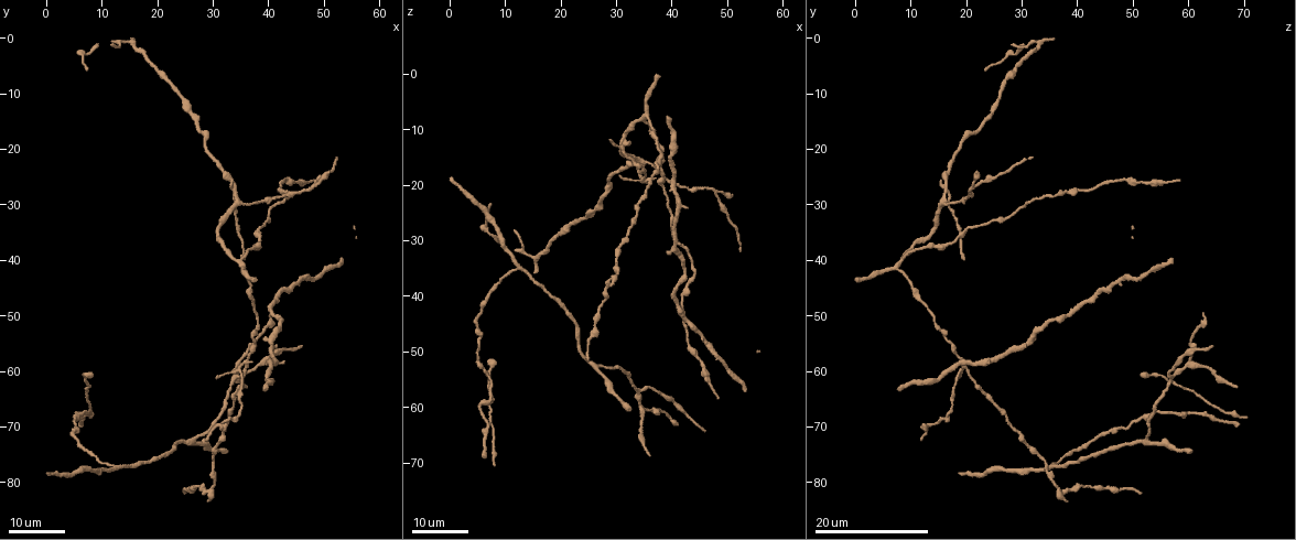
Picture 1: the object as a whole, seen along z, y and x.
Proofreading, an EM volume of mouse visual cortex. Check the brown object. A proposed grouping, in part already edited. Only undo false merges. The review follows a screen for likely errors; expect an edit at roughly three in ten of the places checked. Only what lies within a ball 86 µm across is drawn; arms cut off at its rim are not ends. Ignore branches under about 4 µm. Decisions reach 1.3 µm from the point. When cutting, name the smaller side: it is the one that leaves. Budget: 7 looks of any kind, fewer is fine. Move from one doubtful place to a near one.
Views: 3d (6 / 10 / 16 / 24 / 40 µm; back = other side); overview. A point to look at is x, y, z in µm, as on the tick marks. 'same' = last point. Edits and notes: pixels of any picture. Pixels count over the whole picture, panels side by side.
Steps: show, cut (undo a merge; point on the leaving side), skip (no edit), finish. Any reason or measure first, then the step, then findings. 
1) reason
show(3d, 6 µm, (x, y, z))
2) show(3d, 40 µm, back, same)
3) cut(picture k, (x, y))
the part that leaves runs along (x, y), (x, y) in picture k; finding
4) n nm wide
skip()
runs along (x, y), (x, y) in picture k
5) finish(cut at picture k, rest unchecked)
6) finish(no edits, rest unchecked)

thin arm on a thick one
show(3d, 24 µm, (35.0, 40.5, 8.0))

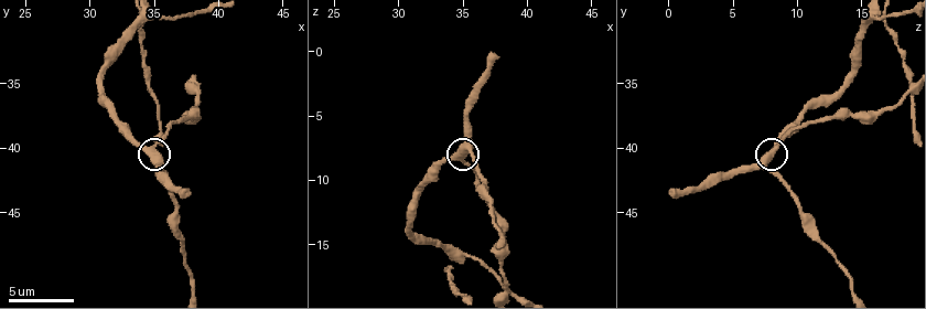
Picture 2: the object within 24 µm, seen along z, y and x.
show(3d, 6 µm, (34.6, 40.0, 8.2))

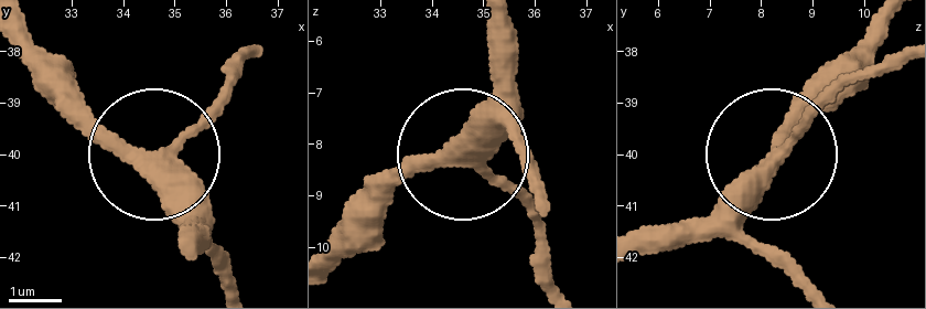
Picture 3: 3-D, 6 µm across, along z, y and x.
340 nm wide
skip()
runs along (544, 187), (504, 125), (470, 156), (548, 248) in picture 3; one cell here

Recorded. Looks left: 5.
two arms in line, one across
show(3d, 16 µm, (36.0, 58.5, 19.0))

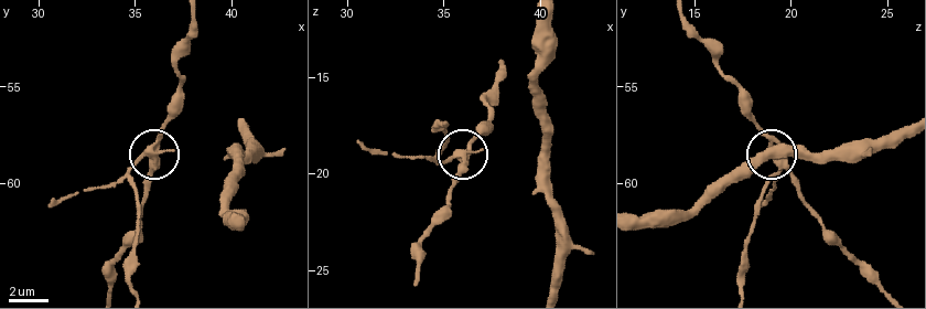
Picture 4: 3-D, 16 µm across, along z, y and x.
show(3d, 10 µm, same)

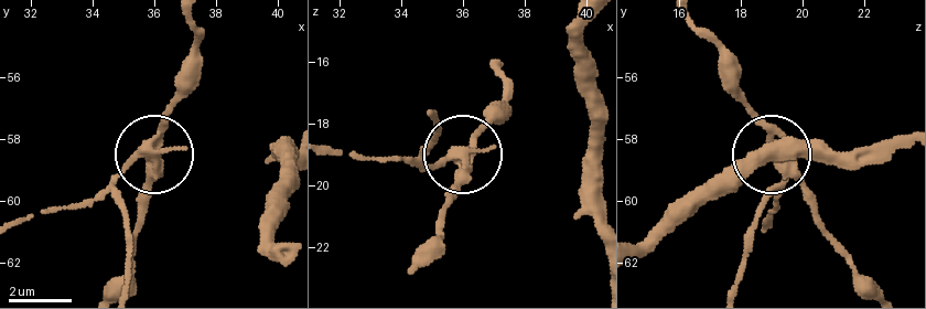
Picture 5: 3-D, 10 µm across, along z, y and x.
230 nm wide
cut(picture 5, (119, 176))
the part that leaves runs along (154, 146), (117, 185), (126, 288) in picture 5; a second cell is stuck on

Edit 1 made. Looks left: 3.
redraw
show(overview)

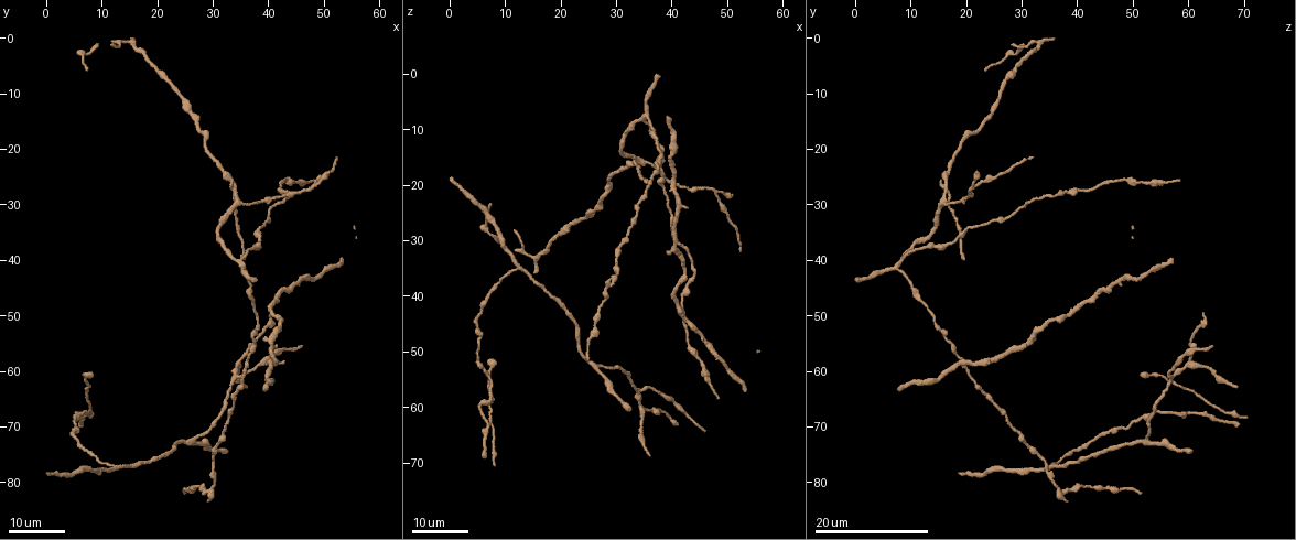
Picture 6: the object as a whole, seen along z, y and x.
show(3d, 16 µm, (34.0, 60.5, 57.5))

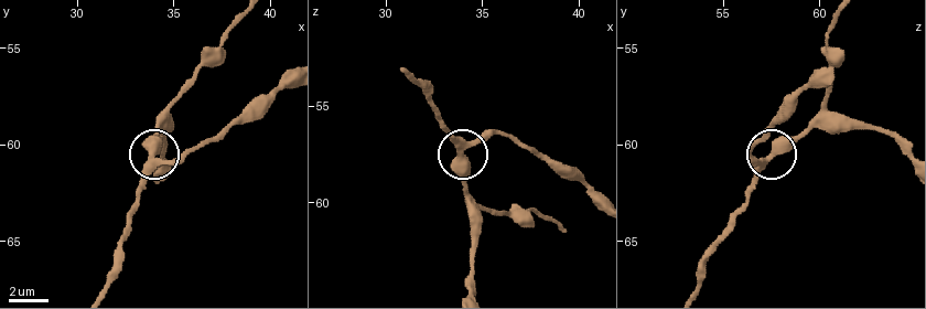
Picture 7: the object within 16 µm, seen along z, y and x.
show(3d, 6 µm, (34.2, 61.0, 57.1))

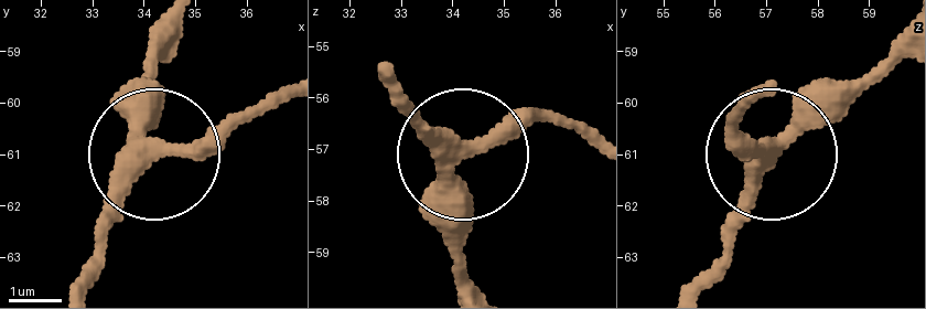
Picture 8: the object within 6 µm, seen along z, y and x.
3 arms
skip()
runs along (72, 289), (150, 157), (146, 43) in picture 8; all the same cell

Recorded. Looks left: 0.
finish(cut at picture 5, rest unchecked)

